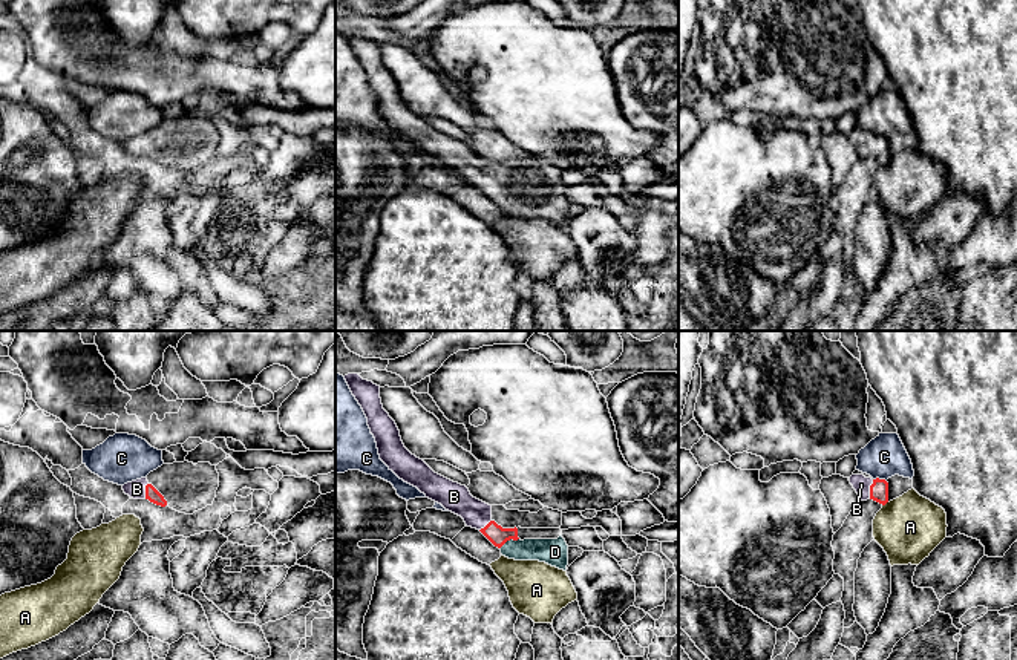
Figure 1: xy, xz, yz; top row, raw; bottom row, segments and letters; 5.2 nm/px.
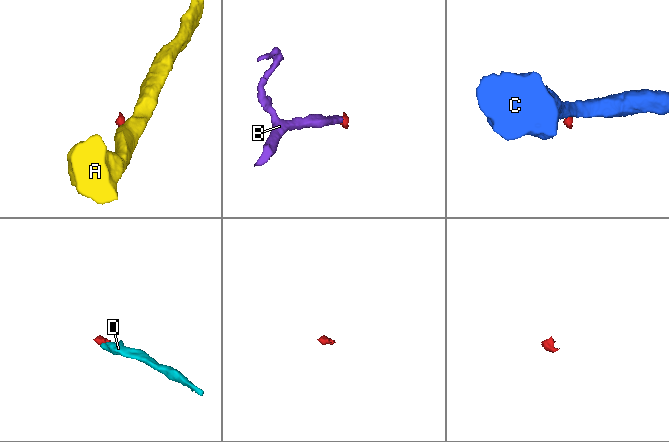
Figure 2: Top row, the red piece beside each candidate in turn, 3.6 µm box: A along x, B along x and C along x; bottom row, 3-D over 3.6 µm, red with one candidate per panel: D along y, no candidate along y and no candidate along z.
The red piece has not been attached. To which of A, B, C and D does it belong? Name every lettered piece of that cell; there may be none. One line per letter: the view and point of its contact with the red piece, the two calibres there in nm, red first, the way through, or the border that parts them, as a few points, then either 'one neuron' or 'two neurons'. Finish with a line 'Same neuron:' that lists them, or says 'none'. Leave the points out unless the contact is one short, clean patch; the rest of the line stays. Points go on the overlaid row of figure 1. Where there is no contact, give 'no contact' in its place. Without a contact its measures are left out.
A: contact yz (884, 504); calibres 100 and 340 nm; border yz (887, 501), (882, 506); two neurons
B: contact yz (870, 489); calibres 100 and 90 nm; way yz (879, 489), (870, 489), (861, 484); one neuron
C: contact yz (878, 478); calibres 100 and 220 nm; border yz (873, 478), (886, 481); two neurons
D: contact xz (509, 539); calibres 100 and 140 nm; way xz (497, 535), (509, 539), (519, 550), (555, 552); one neuron
Same neuron: B, D

